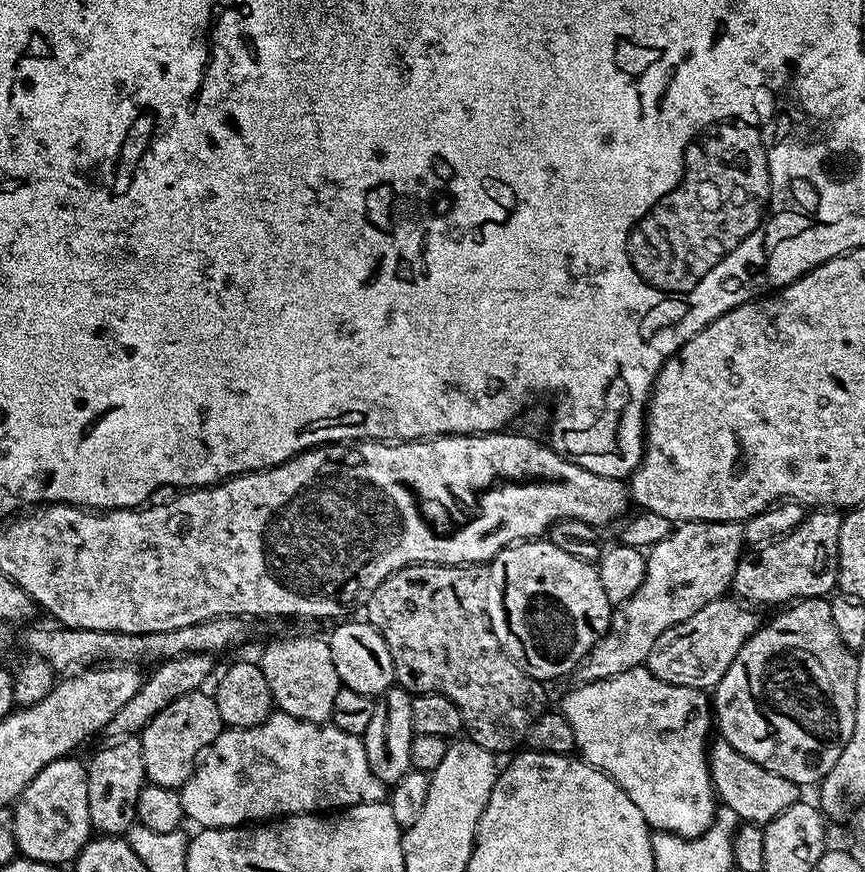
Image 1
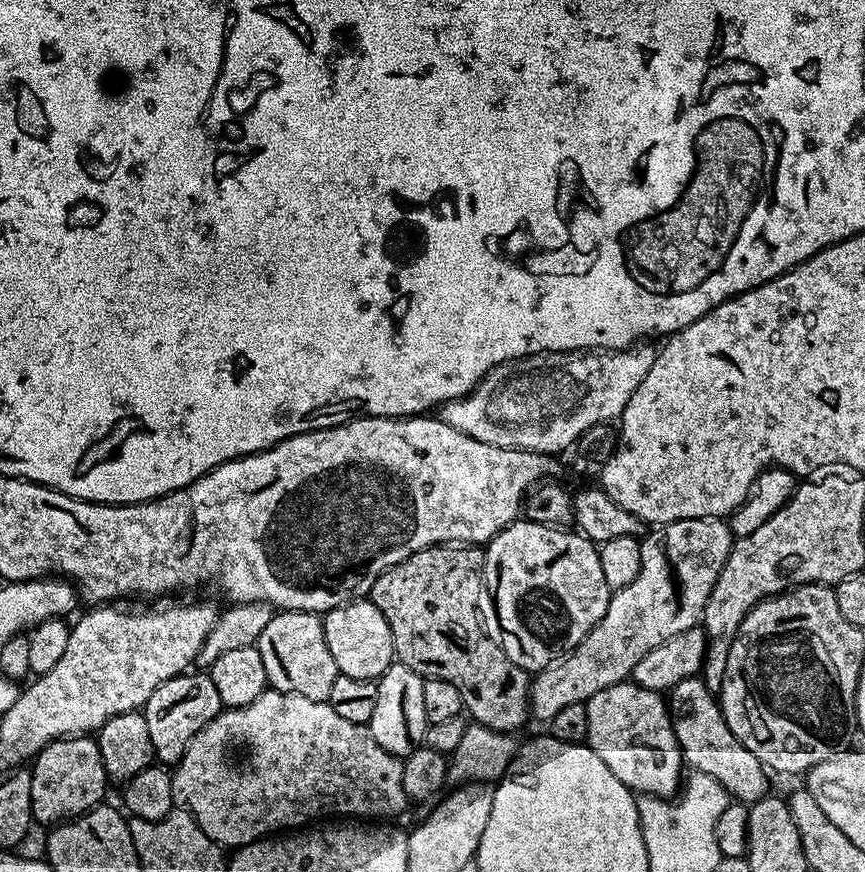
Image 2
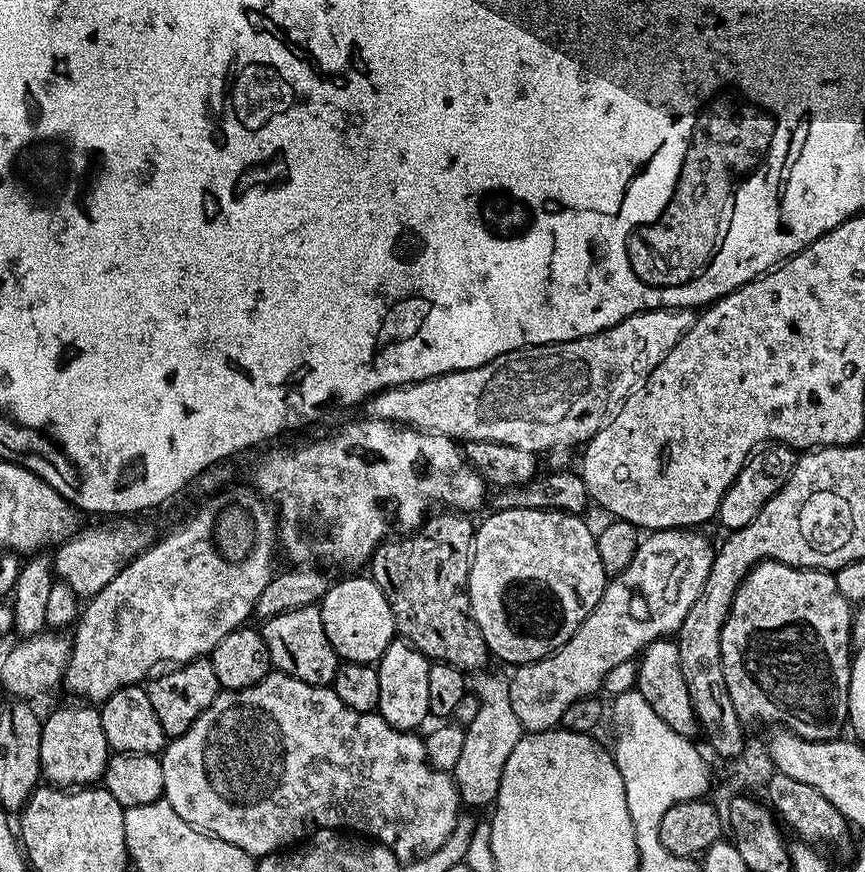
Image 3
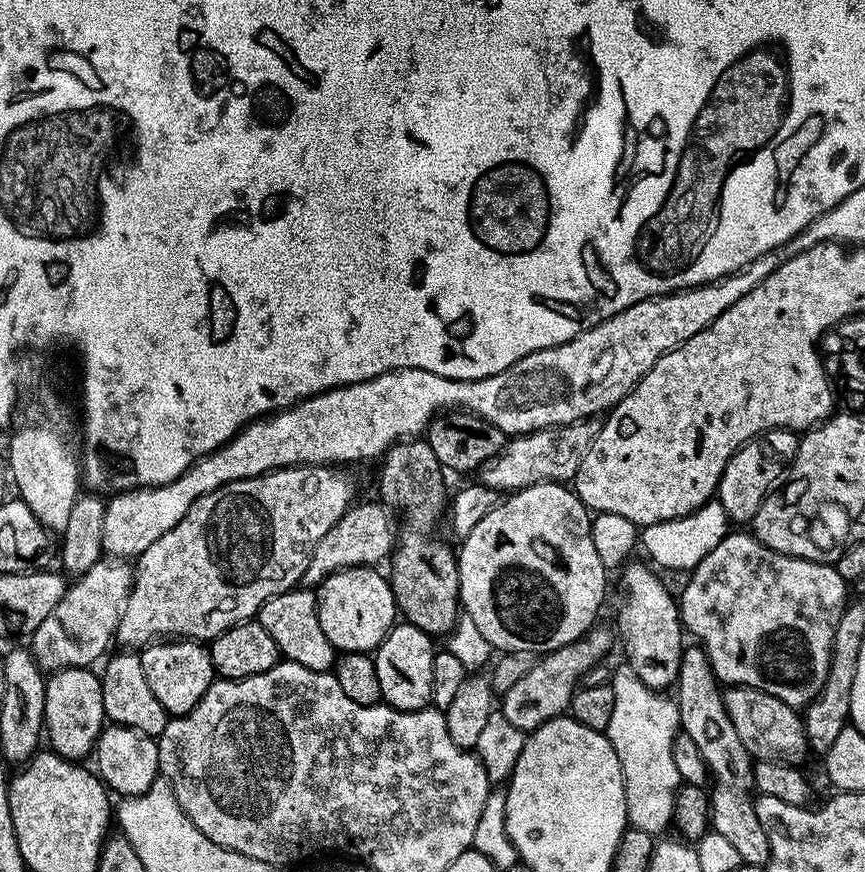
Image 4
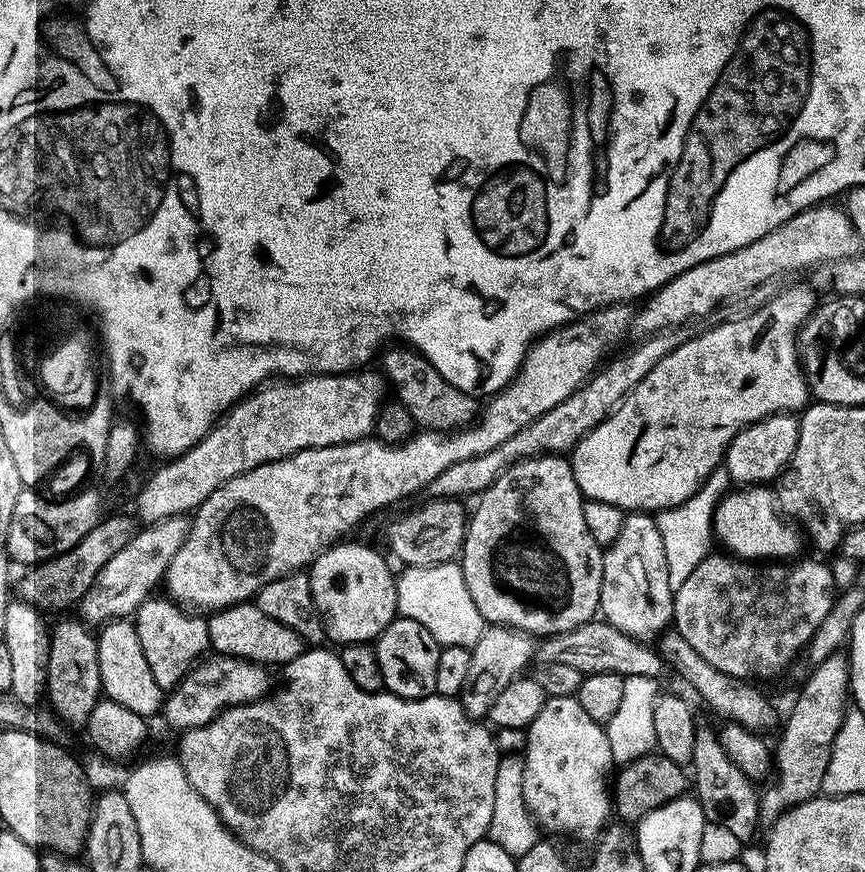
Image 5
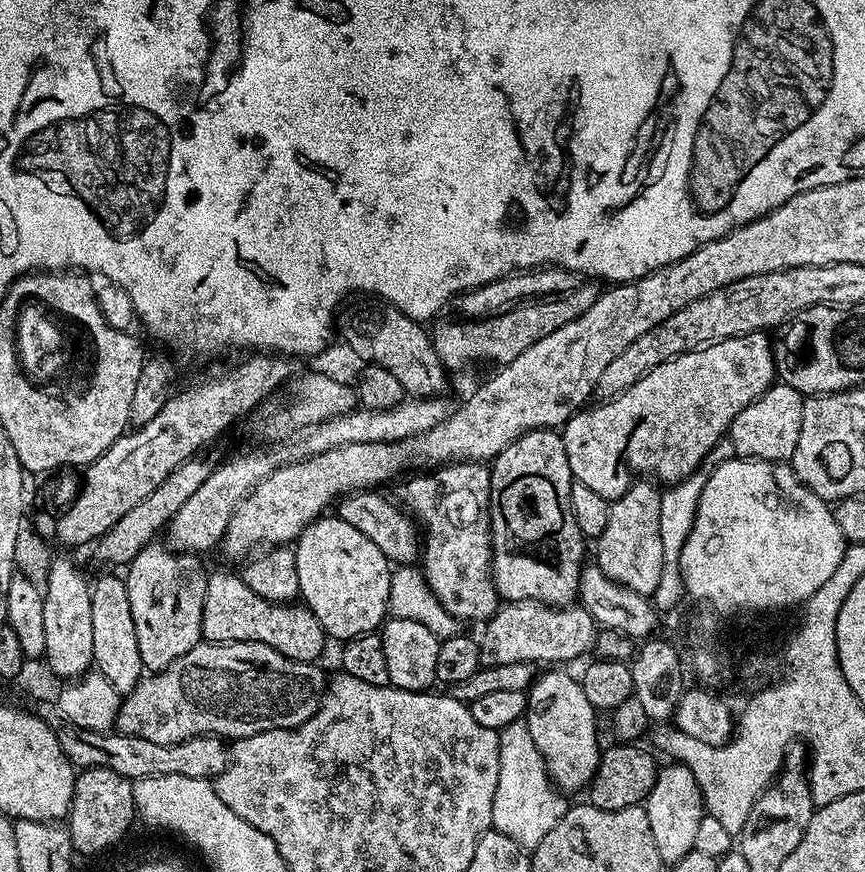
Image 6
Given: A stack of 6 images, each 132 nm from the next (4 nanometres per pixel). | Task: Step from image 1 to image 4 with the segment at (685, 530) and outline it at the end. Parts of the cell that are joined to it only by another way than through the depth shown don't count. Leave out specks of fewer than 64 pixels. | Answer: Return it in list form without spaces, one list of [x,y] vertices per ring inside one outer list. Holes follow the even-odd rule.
[[[593,626],[574,643],[541,655],[530,670],[530,674],[518,678],[515,686],[510,686],[510,690],[503,693],[502,711],[513,726],[527,734],[540,728],[547,720],[563,716],[569,711],[572,693],[581,683],[583,675],[605,659],[604,655],[612,648],[612,640],[614,644],[613,633],[611,631],[608,633],[606,629],[600,627]]]

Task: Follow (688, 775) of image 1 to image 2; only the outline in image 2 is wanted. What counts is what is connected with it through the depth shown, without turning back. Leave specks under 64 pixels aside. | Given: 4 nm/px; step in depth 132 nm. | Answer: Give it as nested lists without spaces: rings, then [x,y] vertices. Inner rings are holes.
[[[627,680],[592,695],[585,708],[586,743],[620,782],[635,793],[660,799],[669,799],[679,791],[683,756],[673,732],[671,712],[661,693]]]

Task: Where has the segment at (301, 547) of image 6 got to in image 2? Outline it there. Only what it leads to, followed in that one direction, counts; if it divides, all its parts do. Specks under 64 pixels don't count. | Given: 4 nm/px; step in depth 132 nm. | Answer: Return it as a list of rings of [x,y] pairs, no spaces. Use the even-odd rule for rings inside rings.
[[[371,599],[343,604],[340,608],[323,613],[322,619],[326,646],[330,646],[330,654],[334,654],[334,662],[341,676],[377,681],[394,663],[390,626],[386,618],[382,618],[382,610],[378,610],[378,606],[374,606]]]

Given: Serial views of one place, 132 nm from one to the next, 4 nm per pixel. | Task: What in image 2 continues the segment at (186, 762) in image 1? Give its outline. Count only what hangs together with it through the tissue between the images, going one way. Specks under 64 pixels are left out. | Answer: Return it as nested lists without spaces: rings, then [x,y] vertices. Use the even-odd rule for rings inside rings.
[[[189,670],[162,682],[162,686],[150,694],[142,711],[146,727],[150,729],[153,757],[161,765],[174,766],[182,758],[186,746],[190,746],[194,734],[201,732],[222,711],[222,705],[211,675],[204,670]]]

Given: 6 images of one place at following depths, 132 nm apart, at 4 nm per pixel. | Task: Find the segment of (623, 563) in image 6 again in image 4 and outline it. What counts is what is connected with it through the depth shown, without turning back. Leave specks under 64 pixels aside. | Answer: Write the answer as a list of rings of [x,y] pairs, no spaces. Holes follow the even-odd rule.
[[[629,563],[622,572],[624,577],[620,580],[620,588],[625,596],[616,612],[615,631],[619,643],[620,640],[624,643],[623,659],[634,670],[634,674],[638,674],[646,686],[668,690],[675,685],[676,675],[680,672],[682,654],[686,647],[686,629],[680,622],[677,597],[668,593],[667,586],[655,576],[657,573],[647,563],[636,563]]]

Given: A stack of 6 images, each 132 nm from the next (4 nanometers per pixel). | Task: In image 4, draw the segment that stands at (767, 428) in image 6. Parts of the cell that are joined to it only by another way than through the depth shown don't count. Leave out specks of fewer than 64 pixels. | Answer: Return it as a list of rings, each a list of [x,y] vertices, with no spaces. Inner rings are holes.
[[[771,428],[755,440],[743,444],[726,462],[726,470],[720,479],[718,499],[726,510],[729,521],[747,525],[758,514],[762,502],[781,483],[800,445],[800,436],[791,428]]]

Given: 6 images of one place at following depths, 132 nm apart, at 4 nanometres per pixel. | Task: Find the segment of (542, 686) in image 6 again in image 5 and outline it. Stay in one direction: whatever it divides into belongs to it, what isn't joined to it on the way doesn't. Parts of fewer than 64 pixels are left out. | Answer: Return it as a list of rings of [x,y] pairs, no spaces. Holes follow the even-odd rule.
[[[548,696],[526,729],[522,759],[524,800],[537,825],[552,832],[576,828],[584,840],[599,837],[614,808],[610,799],[614,761],[601,721],[590,718],[575,696]]]

